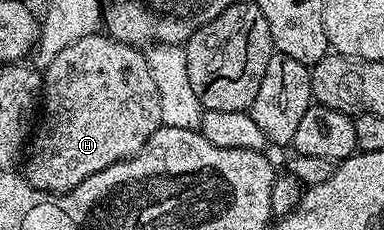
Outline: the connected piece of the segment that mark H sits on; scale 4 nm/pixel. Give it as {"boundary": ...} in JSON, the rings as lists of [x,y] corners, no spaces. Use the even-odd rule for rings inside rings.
{"boundary":[[[98,31],[77,39],[72,46],[60,51],[51,65],[44,69],[41,108],[40,124],[24,161],[24,176],[31,187],[41,189],[43,193],[68,193],[84,183],[88,175],[96,175],[96,171],[104,171],[104,167],[138,156],[144,143],[148,143],[155,131],[163,126],[160,95],[157,94],[147,54],[141,48],[125,45]]]}

